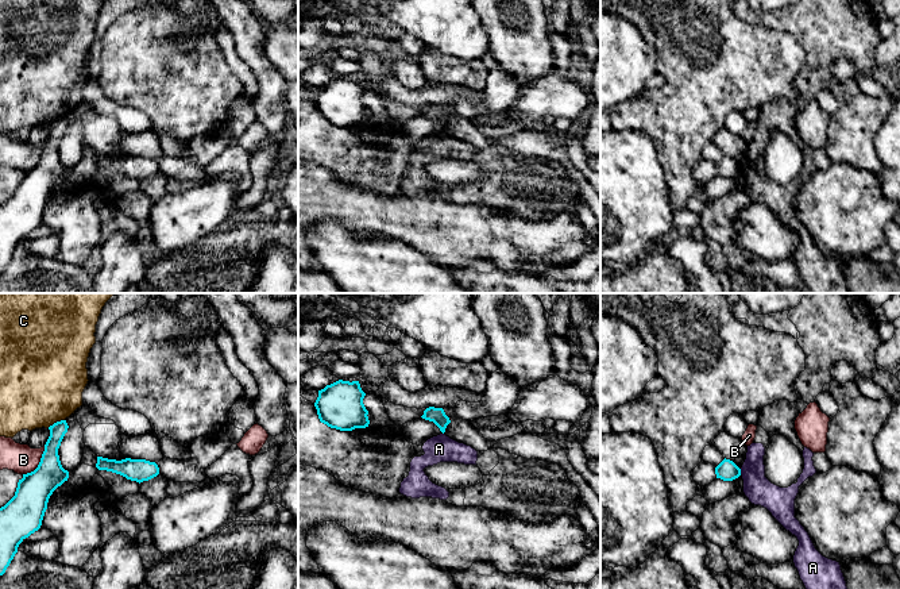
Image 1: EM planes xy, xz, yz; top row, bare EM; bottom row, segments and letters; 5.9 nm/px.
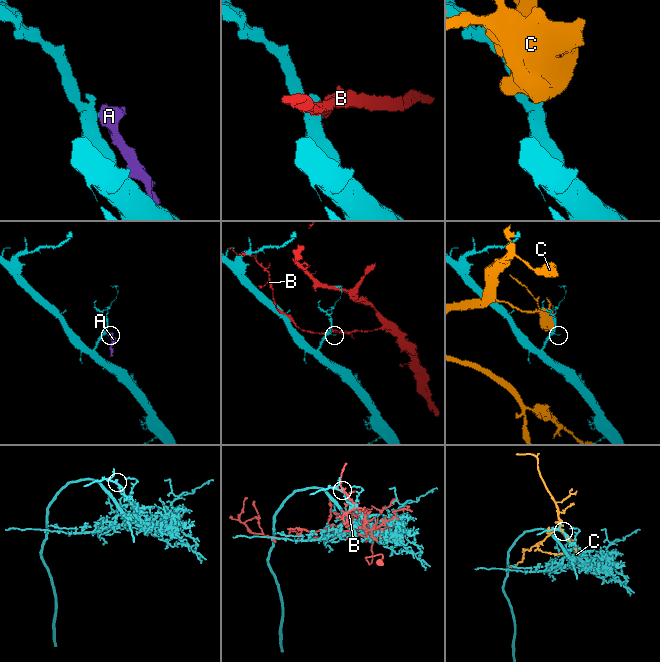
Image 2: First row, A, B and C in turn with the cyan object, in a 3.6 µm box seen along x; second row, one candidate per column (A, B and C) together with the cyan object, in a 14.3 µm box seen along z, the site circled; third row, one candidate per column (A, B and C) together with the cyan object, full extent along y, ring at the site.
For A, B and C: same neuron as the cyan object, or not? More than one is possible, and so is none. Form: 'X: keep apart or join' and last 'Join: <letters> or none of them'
A: keep apart
B: keep apart
C: keep apart
Join: none of them

